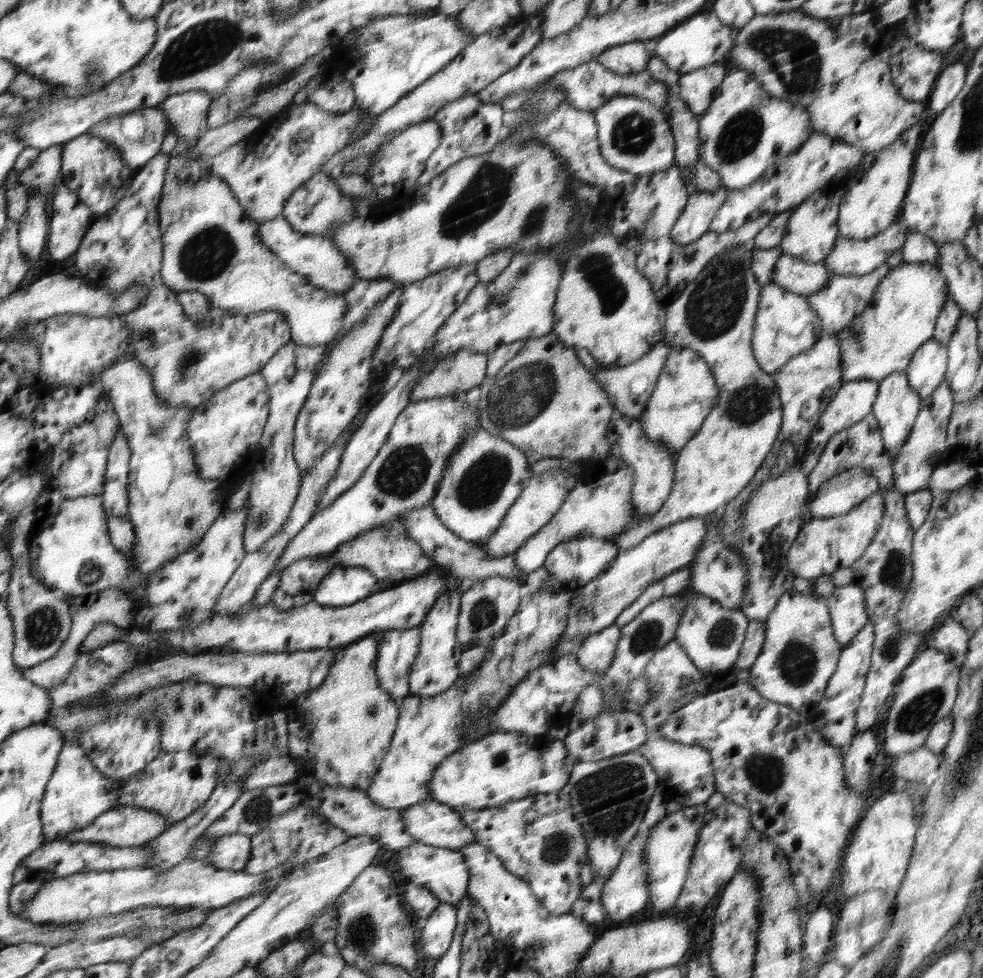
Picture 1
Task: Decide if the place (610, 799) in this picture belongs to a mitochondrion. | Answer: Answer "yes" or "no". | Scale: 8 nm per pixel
yes

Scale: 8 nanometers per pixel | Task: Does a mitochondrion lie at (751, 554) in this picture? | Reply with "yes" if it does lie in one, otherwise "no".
no

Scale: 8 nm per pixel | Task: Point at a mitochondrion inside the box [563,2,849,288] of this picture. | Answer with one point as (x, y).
(786, 50)

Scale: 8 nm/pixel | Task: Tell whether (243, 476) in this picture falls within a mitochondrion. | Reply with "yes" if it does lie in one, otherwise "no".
no

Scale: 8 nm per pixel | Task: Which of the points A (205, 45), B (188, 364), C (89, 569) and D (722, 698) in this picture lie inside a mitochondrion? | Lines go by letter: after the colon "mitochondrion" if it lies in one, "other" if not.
A: mitochondrion
B: mitochondrion
C: mitochondrion
D: other

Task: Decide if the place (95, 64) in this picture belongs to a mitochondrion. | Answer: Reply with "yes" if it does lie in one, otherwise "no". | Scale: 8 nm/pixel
yes

